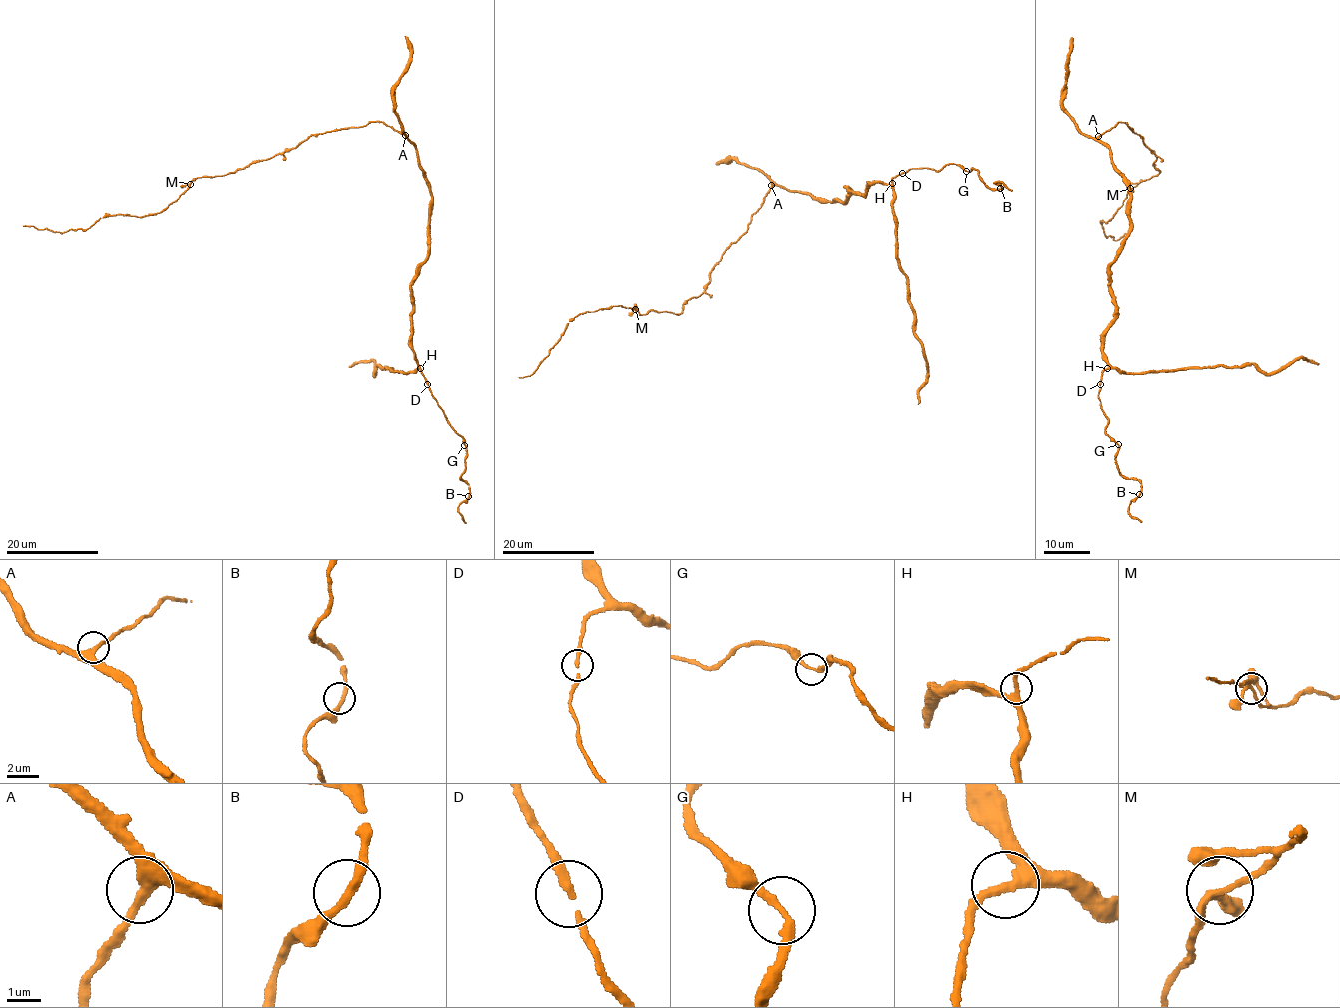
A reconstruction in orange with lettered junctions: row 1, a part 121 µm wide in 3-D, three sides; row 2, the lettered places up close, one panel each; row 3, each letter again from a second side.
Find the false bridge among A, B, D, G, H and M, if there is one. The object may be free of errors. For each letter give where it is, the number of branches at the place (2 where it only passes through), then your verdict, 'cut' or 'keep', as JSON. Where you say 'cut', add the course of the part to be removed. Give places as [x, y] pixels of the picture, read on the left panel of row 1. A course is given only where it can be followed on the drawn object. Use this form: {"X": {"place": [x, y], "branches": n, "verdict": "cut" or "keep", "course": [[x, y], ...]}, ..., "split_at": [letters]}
{"A": {"place": [405, 135], "branches": 3, "verdict": "keep"}, "B": {"place": [468, 496], "branches": 2, "verdict": "keep"}, "D": {"place": [427, 384], "branches": 2, "verdict": "keep"}, "G": {"place": [464, 445], "branches": 2, "verdict": "keep"}, "H": {"place": [420, 368], "branches": 3, "verdict": "keep"}, "M": {"place": [190, 184], "branches": 3, "verdict": "keep"}, "split_at": []}

